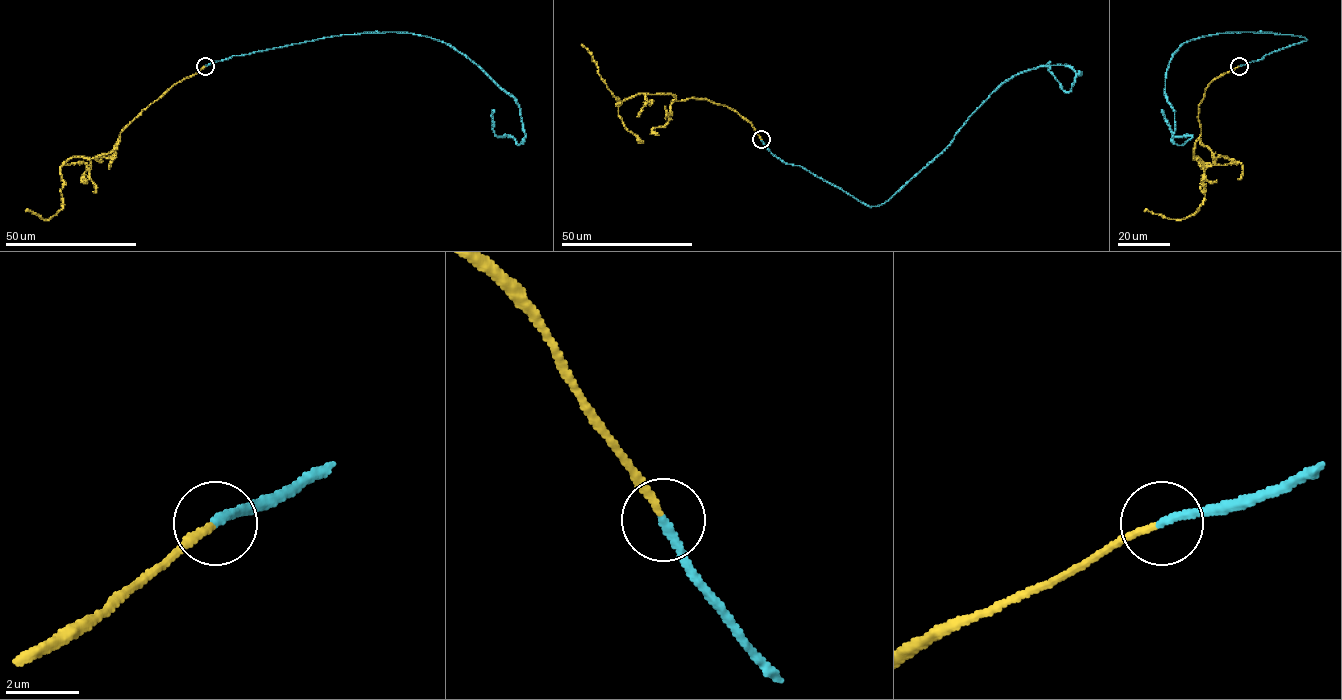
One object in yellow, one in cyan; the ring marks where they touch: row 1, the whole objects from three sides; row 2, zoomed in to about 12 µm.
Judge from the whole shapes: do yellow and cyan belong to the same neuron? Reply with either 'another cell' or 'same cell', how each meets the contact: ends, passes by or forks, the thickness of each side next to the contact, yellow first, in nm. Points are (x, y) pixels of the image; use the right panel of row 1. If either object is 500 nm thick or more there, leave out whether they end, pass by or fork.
same cell; yellow ends; cyan ends; calibres 160 and 240 nm

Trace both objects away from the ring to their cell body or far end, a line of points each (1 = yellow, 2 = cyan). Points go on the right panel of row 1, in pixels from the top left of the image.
1: (1239, 66), (1210, 83), (1198, 107), (1200, 133), (1193, 158), (1204, 167), (1204, 200), (1180, 219), (1144, 209)
2: (1239, 66), (1306, 40), (1185, 42), (1165, 97), (1183, 145), (1192, 137), (1172, 134), (1161, 110)

